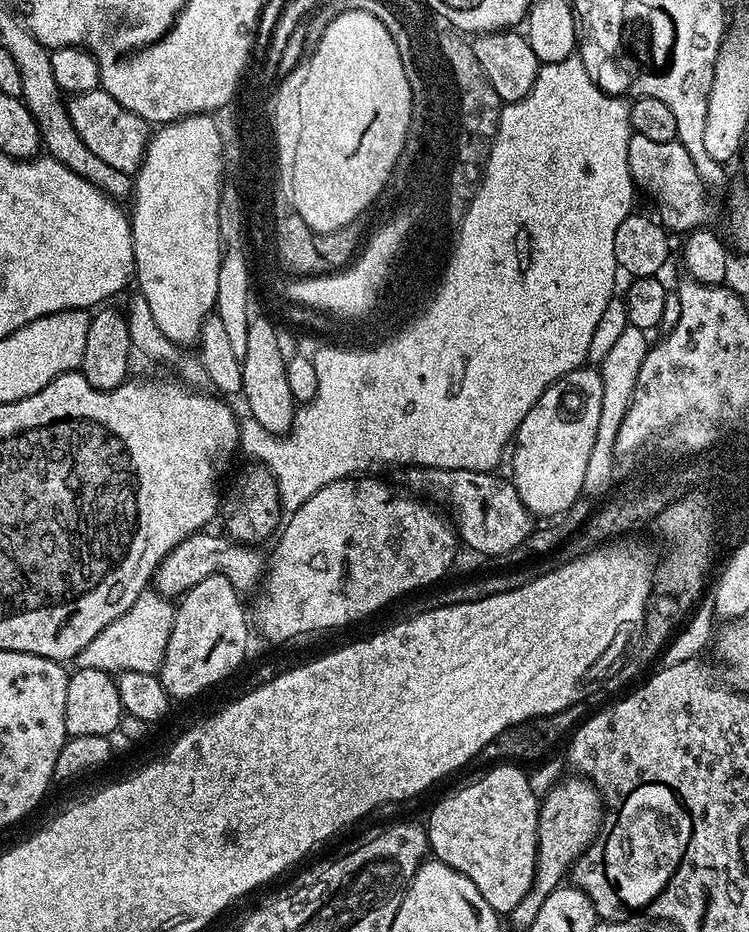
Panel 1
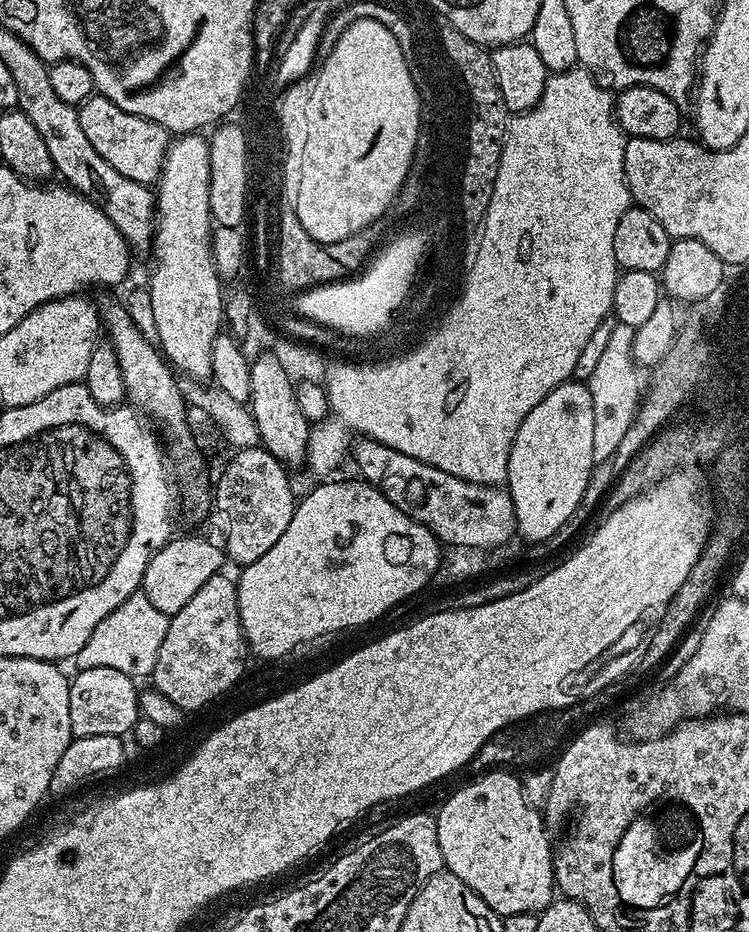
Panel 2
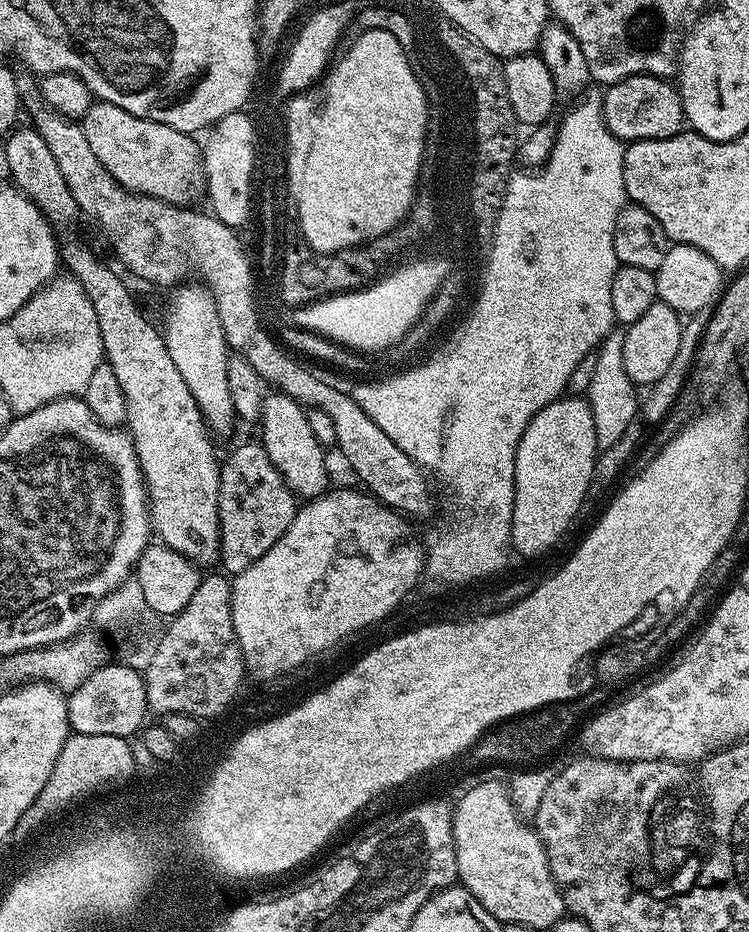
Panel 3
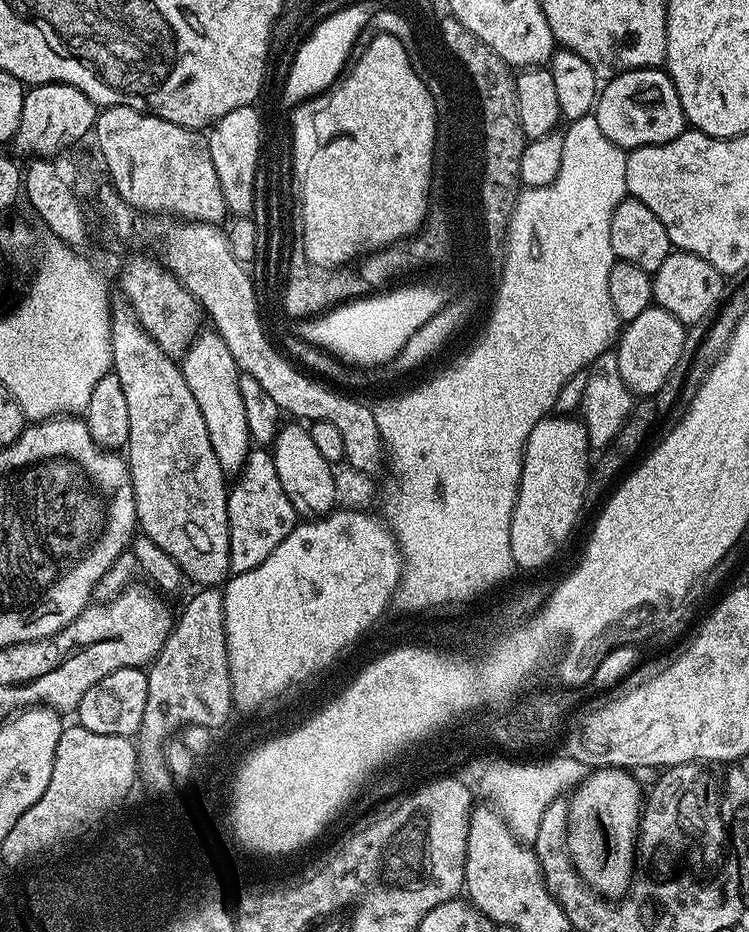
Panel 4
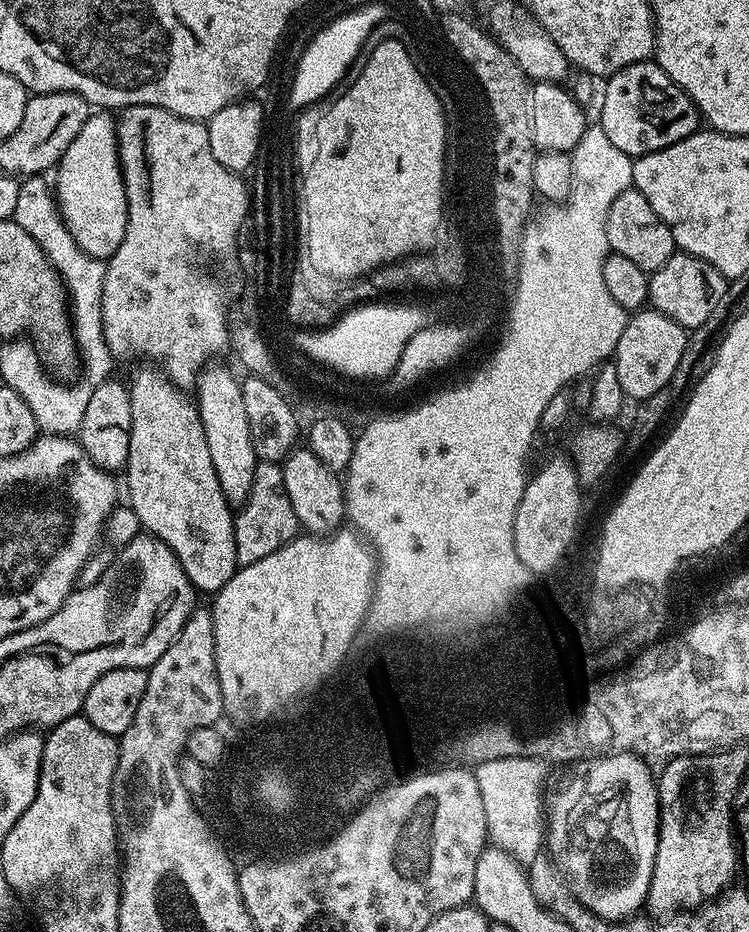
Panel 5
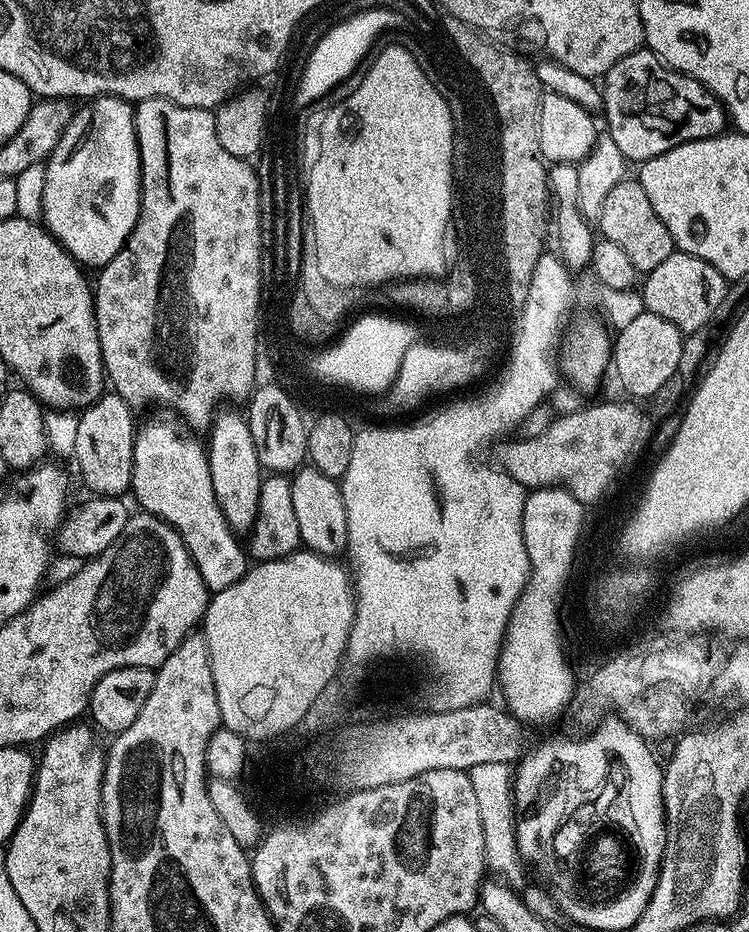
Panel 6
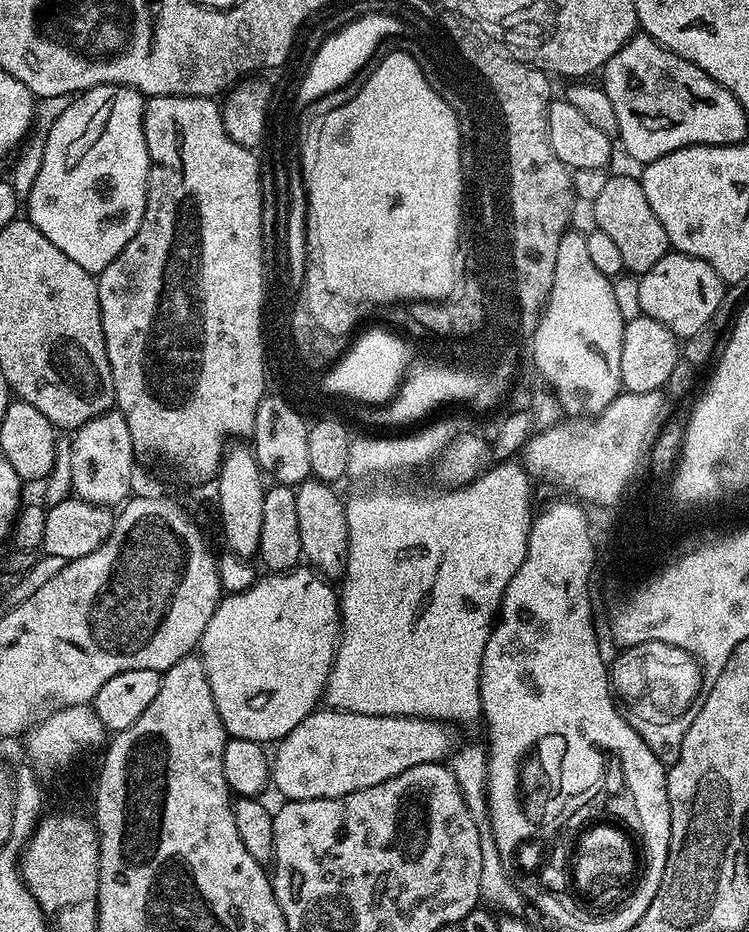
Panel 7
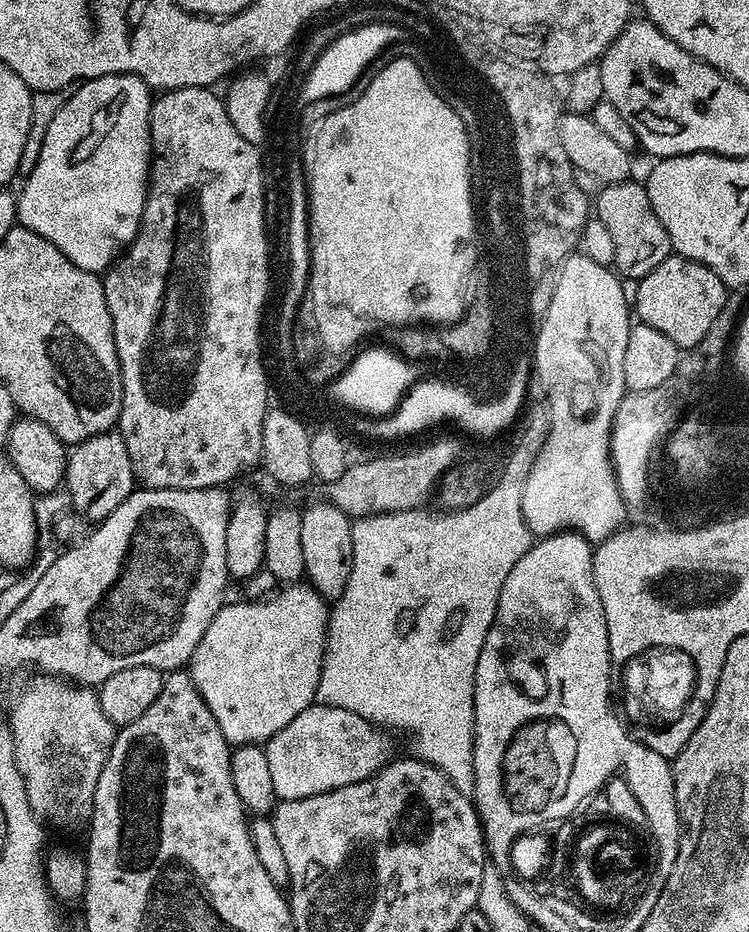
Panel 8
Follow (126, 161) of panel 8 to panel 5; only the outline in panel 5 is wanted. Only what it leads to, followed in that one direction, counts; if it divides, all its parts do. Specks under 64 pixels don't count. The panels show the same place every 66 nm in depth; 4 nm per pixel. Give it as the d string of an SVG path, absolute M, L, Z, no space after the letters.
M96 110L54 169L54 201L74 242L86 254L107 261L114 255L126 234L128 199L124 175L120 169L120 147L116 141L116 123L107 111Z

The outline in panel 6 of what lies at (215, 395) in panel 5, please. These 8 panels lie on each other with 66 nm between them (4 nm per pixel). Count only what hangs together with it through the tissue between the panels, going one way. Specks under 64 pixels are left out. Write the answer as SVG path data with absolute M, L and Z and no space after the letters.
M217 411L207 433L206 451L210 466L210 482L214 482L214 498L222 506L222 514L232 531L237 534L251 533L258 514L258 498L262 469L258 462L258 450L254 450L254 437L243 415L236 412Z

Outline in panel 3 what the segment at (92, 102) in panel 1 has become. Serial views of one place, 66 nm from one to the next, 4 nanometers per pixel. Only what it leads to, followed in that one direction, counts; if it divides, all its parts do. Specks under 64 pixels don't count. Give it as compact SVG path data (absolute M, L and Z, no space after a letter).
M96 100L86 110L82 117L82 127L86 134L86 142L90 142L90 150L94 150L98 162L110 170L110 174L128 192L137 192L139 196L153 196L159 200L166 200L169 204L188 206L196 195L201 195L205 187L204 165L202 163L202 148L196 144L187 132L174 130L174 126L166 126L162 122L143 120L126 110L122 106L114 106L105 100Z

